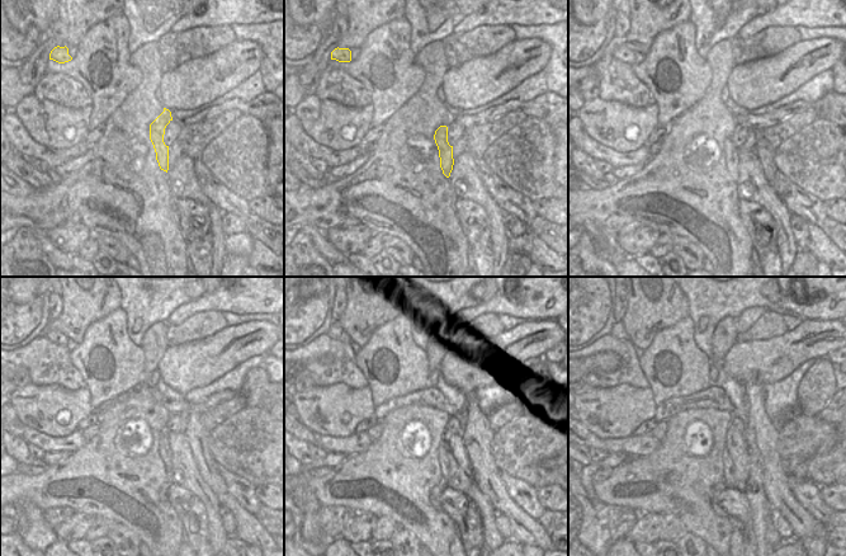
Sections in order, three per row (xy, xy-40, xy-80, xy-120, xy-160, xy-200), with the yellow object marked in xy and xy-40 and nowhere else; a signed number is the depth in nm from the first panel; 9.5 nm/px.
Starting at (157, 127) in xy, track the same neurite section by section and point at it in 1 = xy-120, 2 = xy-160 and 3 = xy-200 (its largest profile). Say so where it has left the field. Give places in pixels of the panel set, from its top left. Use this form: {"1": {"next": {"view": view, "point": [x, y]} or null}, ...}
{"1": {"next": {"view": "xy-120", "point": [164, 447]}}, "2": {"next": {"view": "xy-160", "point": [443, 458]}}, "3": {"next": {"view": "xy-200", "point": [728, 469]}}}

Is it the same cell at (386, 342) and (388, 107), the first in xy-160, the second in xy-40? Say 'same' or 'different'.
same

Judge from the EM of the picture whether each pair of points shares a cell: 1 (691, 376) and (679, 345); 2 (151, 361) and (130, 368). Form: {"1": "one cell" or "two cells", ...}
{"1": "one cell", "2": "two cells"}

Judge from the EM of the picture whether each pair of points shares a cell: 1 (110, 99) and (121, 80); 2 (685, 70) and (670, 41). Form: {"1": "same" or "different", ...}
{"1": "same", "2": "same"}

